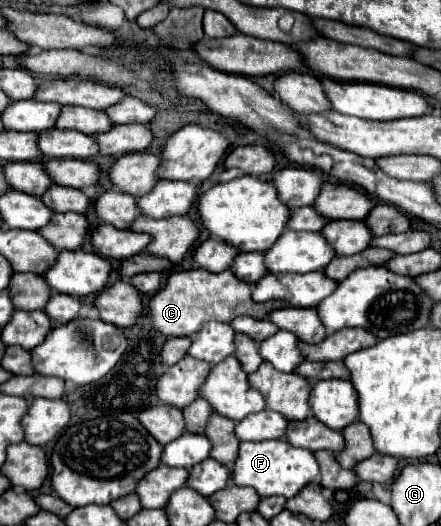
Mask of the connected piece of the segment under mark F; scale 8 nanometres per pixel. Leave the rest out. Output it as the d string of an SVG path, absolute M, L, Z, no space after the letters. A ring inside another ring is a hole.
M285 439L241 443L239 455L231 467L231 483L243 485L243 487L253 487L261 497L283 495L289 499L289 497L297 495L301 491L301 487L305 487L305 483L317 481L317 477L319 477L319 465L315 461L313 451L305 451L301 447L291 447L289 443L285 443Z

